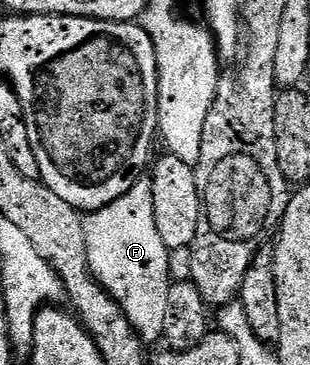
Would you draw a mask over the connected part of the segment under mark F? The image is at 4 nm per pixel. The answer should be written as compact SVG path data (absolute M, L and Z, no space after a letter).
M141 181L118 201L84 219L88 246L88 264L96 282L122 309L122 313L145 344L152 345L164 333L166 297L170 286L168 246L158 233L154 221L154 197L151 182Z

